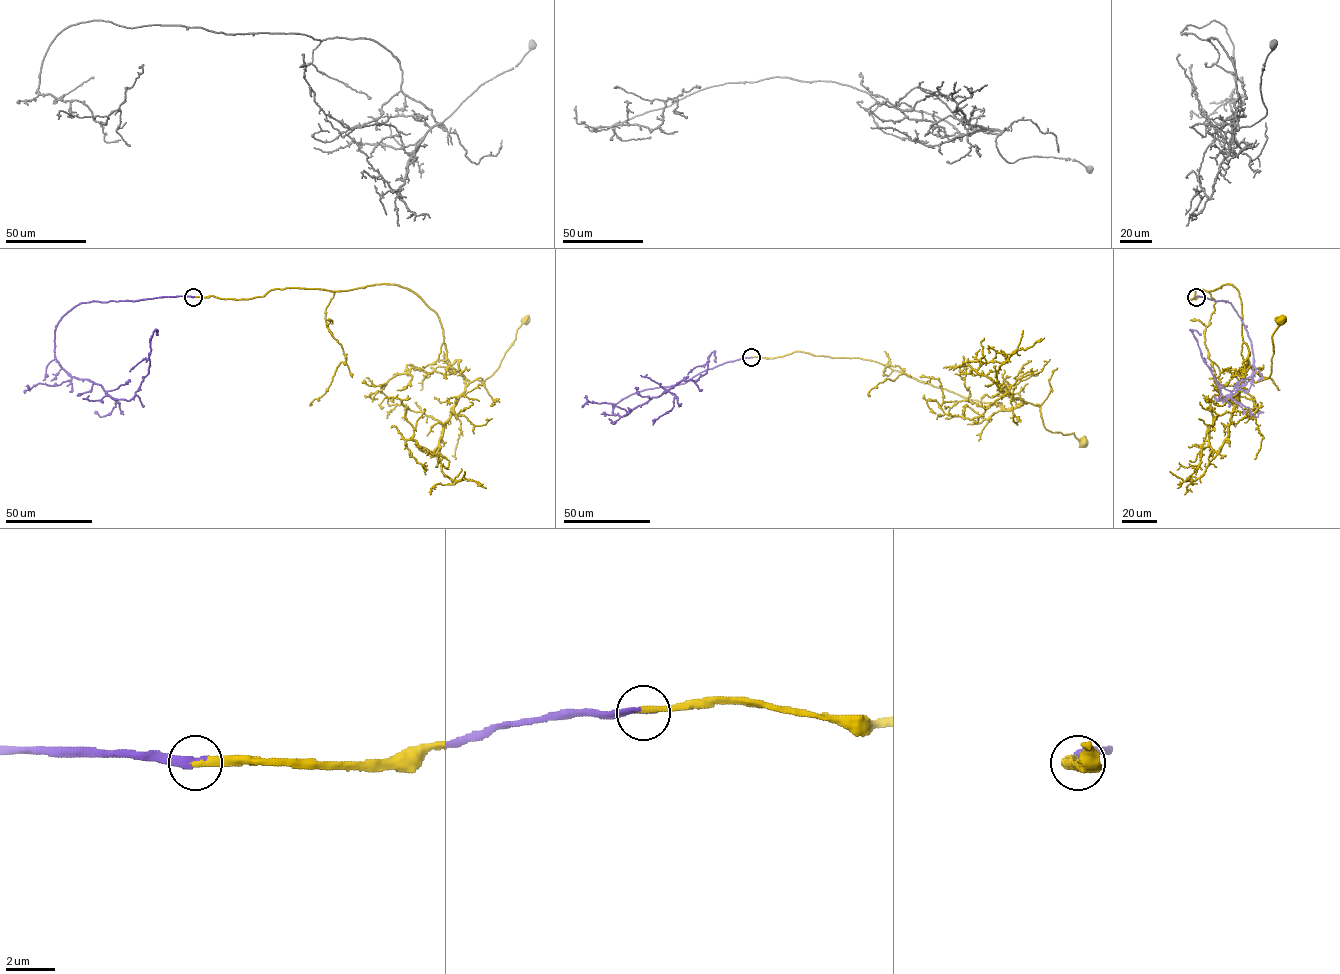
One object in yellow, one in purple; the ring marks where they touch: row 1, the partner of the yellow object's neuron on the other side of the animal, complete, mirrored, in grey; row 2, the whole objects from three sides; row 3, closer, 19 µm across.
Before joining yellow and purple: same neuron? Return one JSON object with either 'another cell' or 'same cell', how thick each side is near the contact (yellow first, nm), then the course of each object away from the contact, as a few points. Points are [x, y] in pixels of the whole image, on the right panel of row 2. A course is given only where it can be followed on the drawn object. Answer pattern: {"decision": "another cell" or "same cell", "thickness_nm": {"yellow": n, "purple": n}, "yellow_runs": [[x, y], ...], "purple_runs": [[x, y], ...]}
{"decision": "same cell", "thickness_nm": {"yellow": 280, "purple": 280}, "yellow_runs": [[1196, 297], [1197, 288], [1238, 291], [1250, 353], [1242, 382], [1270, 375], [1280, 321]], "purple_runs": [[1196, 297], [1231, 304], [1251, 342], [1254, 373], [1219, 400], [1220, 389], [1191, 330], [1201, 335]]}

